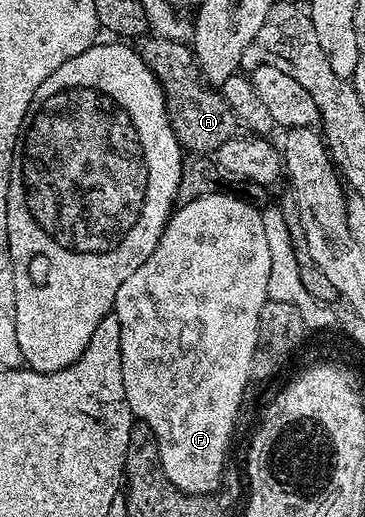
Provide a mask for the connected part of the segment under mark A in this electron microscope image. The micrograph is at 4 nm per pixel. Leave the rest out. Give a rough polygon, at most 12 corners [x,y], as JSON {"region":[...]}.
{"region":[[187,42],[138,43],[184,151],[211,156],[240,133]]}

